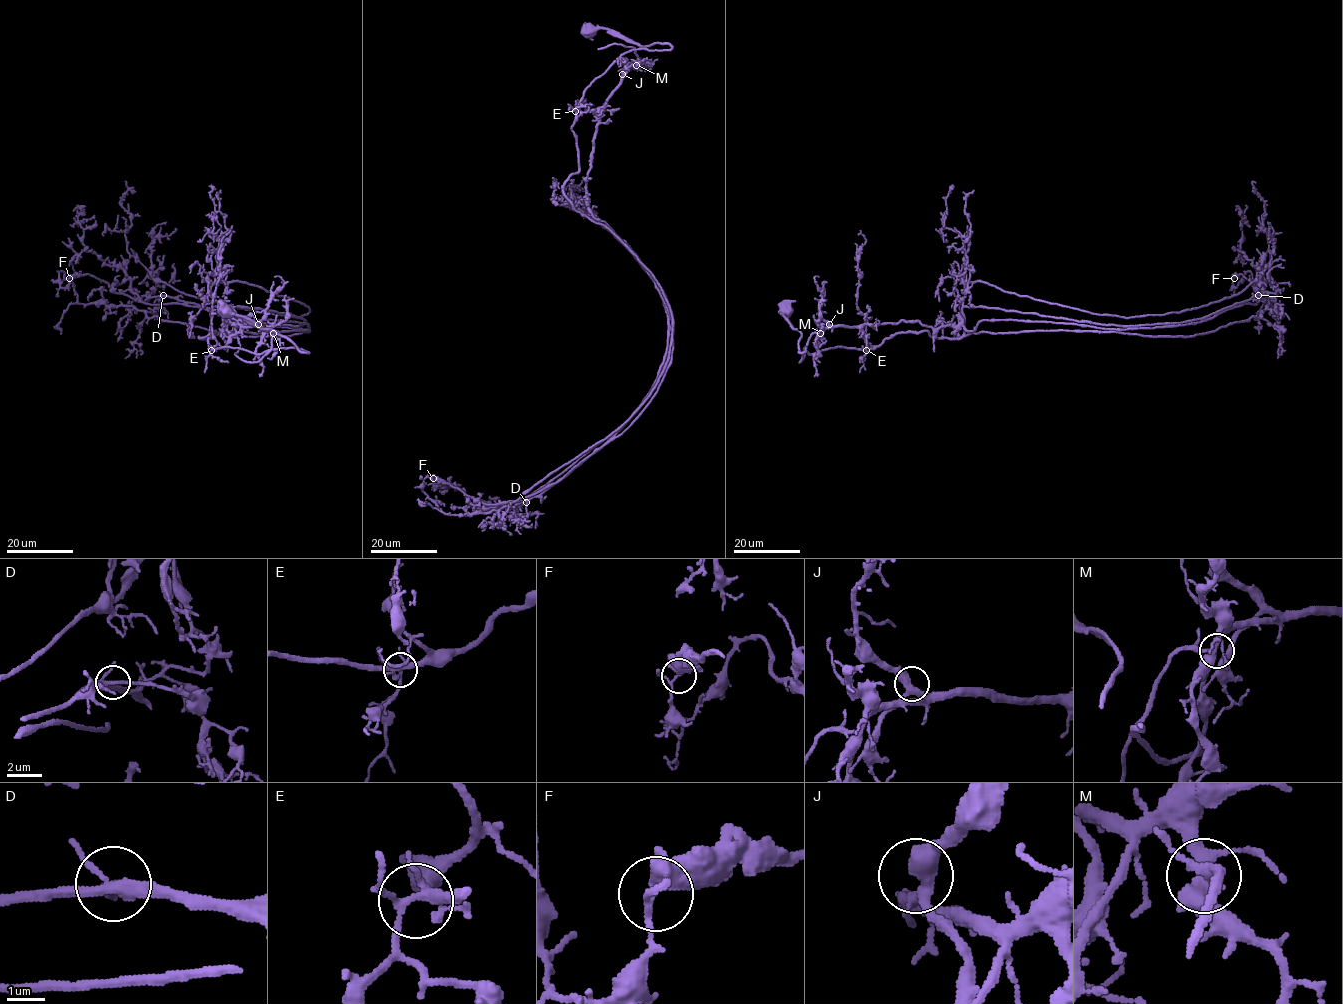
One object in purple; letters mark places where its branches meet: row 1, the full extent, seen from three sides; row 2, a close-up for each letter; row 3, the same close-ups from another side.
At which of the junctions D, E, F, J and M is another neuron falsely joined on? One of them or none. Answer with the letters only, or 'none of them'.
F

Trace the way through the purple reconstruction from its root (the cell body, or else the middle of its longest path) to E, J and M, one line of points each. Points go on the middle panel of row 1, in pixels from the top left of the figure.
E: (590, 29), (613, 29), (642, 46), (662, 43), (671, 48), (623, 53), (586, 89), (575, 111)
J: (590, 29), (613, 29), (642, 46), (654, 43), (671, 46), (635, 49), (637, 63), (622, 74)
M: (590, 29), (613, 29), (621, 38), (642, 46), (654, 43), (671, 46), (669, 49), (635, 49), (636, 65)

